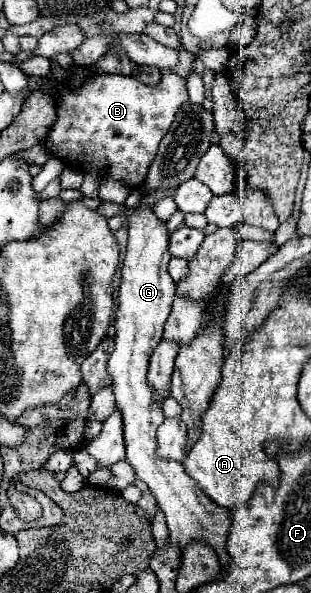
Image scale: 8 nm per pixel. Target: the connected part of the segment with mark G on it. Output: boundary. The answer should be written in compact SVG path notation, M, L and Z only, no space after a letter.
M143 208L129 218L129 242L121 270L119 308L115 312L115 350L107 362L107 372L113 380L111 390L115 394L115 406L123 418L123 436L127 446L127 462L133 466L137 478L141 478L155 496L169 526L169 542L181 552L191 542L205 542L211 546L223 566L229 566L227 536L231 532L231 510L215 506L201 488L185 474L179 462L159 462L155 458L155 430L163 424L165 414L157 400L155 388L147 382L147 366L155 346L161 342L163 324L171 310L171 298L175 296L175 282L169 276L169 234L165 222L157 220L153 210Z

